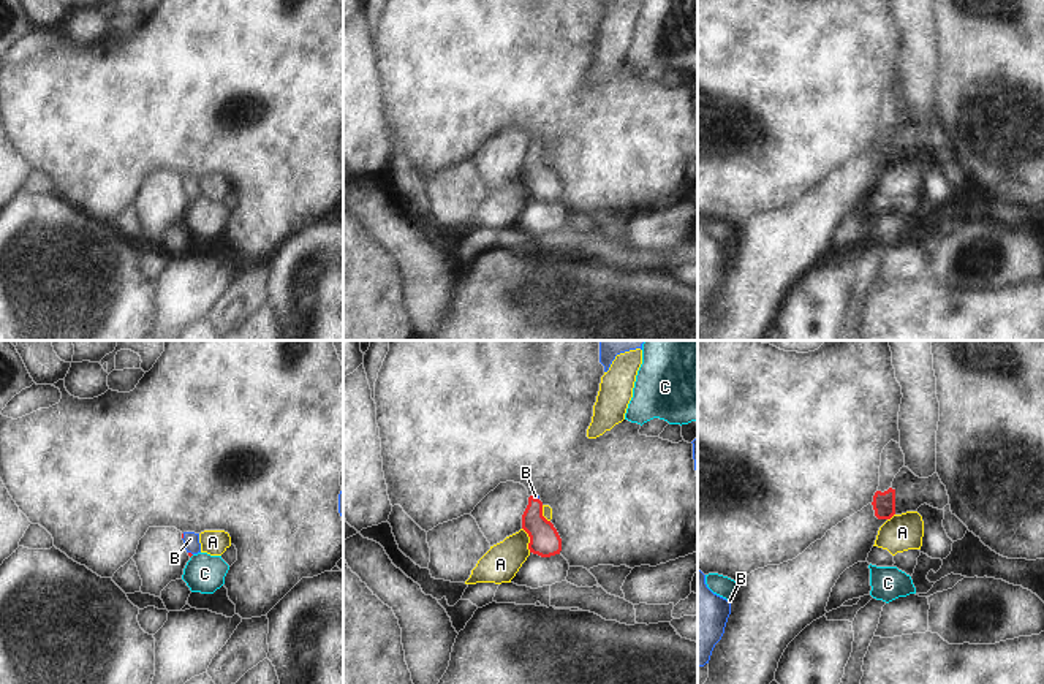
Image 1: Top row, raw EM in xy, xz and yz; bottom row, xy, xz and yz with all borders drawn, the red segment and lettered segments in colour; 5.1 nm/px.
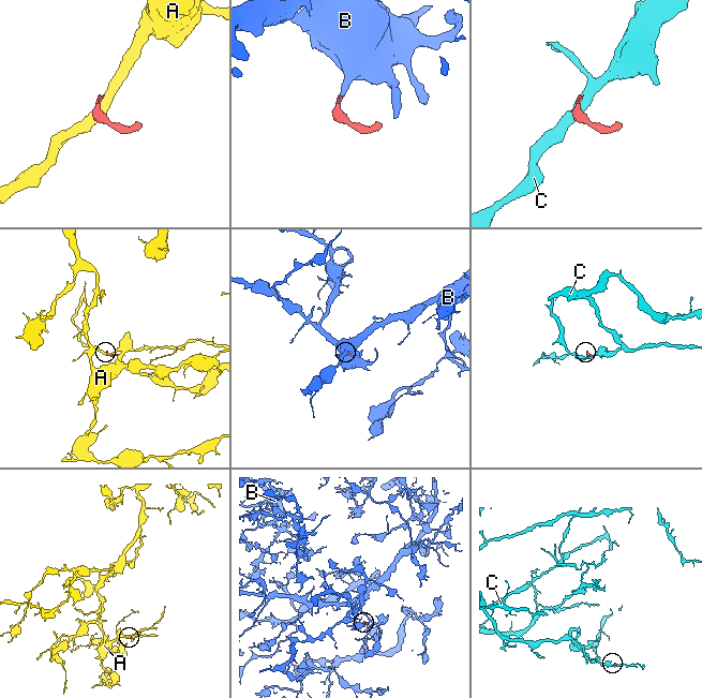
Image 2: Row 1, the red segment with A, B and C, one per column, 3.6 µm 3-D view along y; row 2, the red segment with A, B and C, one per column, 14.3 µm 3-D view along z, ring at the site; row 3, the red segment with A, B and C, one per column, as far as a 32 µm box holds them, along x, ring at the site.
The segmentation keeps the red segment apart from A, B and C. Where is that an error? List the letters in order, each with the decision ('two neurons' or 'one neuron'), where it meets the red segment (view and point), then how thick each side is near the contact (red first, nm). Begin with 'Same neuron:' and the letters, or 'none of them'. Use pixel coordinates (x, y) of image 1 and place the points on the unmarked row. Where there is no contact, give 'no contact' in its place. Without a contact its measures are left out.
Same neuron: B
A: two neurons | xz (530, 186) | 160/190 nm
B: one neuron | xz (533, 143) | 160/20 nm
C: two neurons | no contact

